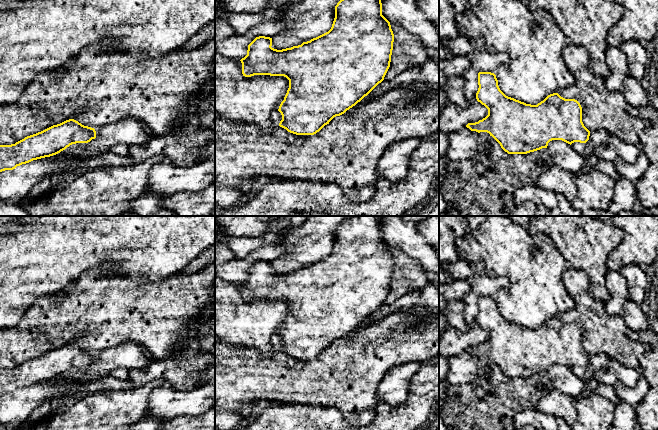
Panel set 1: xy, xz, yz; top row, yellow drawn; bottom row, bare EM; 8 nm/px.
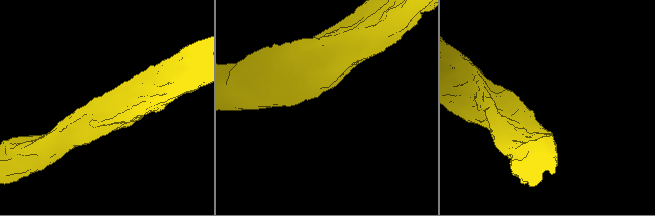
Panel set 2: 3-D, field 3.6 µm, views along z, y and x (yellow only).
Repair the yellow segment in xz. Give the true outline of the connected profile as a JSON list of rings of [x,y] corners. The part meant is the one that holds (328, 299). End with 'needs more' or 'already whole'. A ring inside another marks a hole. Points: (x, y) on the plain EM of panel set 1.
[[[351,216],[335,230],[331,253],[301,269],[277,274],[271,271],[272,262],[265,260],[256,261],[248,269],[247,279],[240,284],[243,300],[284,300],[289,304],[289,312],[278,333],[282,339],[280,351],[296,359],[314,359],[334,341],[355,330],[384,304],[390,291],[394,258],[390,246],[382,239],[381,217]]]; already whole

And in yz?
[[[479,296],[478,309],[476,323],[488,333],[488,339],[466,351],[478,357],[489,357],[508,378],[527,378],[547,372],[552,364],[562,364],[570,369],[589,364],[590,355],[582,346],[582,331],[575,323],[565,323],[553,317],[537,329],[526,328],[506,320],[498,310],[496,299],[491,296]]]; already whole

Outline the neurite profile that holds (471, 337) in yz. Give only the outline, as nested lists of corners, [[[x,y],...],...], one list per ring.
[[[478,325],[464,331],[448,326],[439,336],[439,355],[449,358],[468,347],[478,346],[487,339],[488,333]]]

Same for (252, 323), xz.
[[[215,275],[215,342],[253,347],[260,352],[261,357],[271,356],[275,350],[271,337],[278,335],[288,312],[289,304],[284,300],[245,301],[240,284],[223,281]]]

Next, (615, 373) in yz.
[[[615,359],[609,360],[606,369],[596,371],[594,377],[599,384],[615,387],[619,383],[626,387],[634,388],[641,377],[640,370],[628,368]]]

